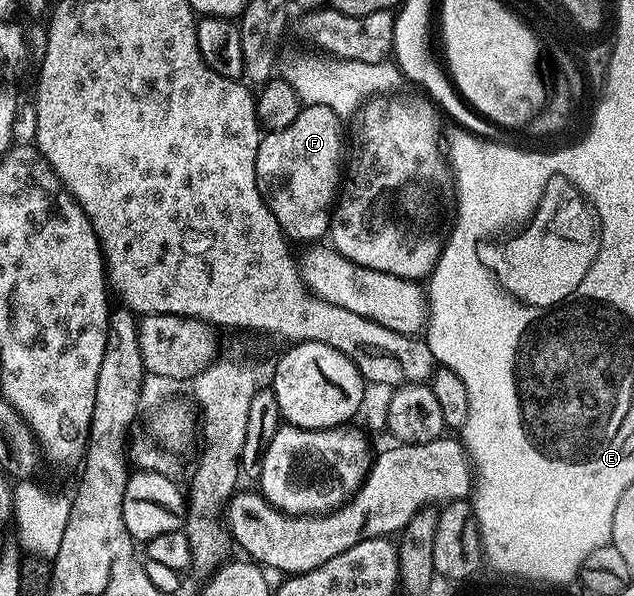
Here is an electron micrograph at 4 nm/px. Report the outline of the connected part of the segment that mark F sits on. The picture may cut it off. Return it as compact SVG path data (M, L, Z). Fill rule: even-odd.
M303 104L288 127L263 136L256 151L256 183L287 238L318 243L327 236L343 169L344 121L332 107Z

